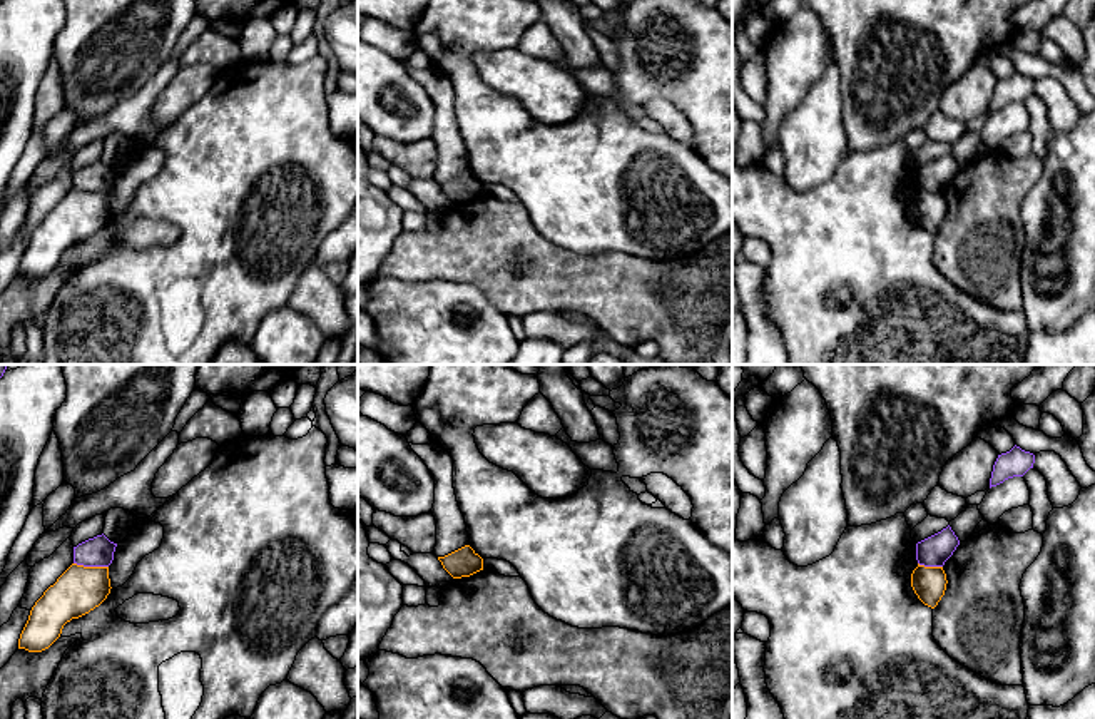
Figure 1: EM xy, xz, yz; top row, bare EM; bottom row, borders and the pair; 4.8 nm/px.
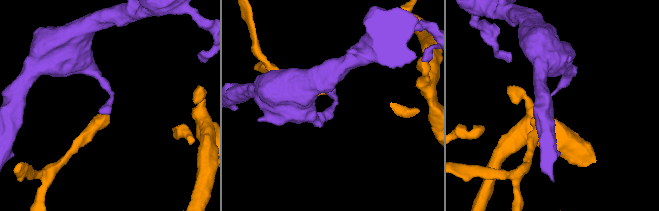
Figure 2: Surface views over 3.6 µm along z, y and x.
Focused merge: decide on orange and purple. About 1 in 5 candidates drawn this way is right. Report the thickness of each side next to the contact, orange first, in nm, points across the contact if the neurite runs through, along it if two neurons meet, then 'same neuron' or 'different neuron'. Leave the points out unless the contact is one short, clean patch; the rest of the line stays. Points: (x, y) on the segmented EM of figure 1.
calibres 220 and 140 nm; border xy (74, 562), (107, 567); different neuron

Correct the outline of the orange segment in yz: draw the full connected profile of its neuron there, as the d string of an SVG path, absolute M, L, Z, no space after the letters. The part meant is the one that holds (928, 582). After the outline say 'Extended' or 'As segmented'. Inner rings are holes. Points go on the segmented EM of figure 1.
M919 565L911 574L911 587L918 599L935 609L946 590L946 574L943 567Z. As segmented

